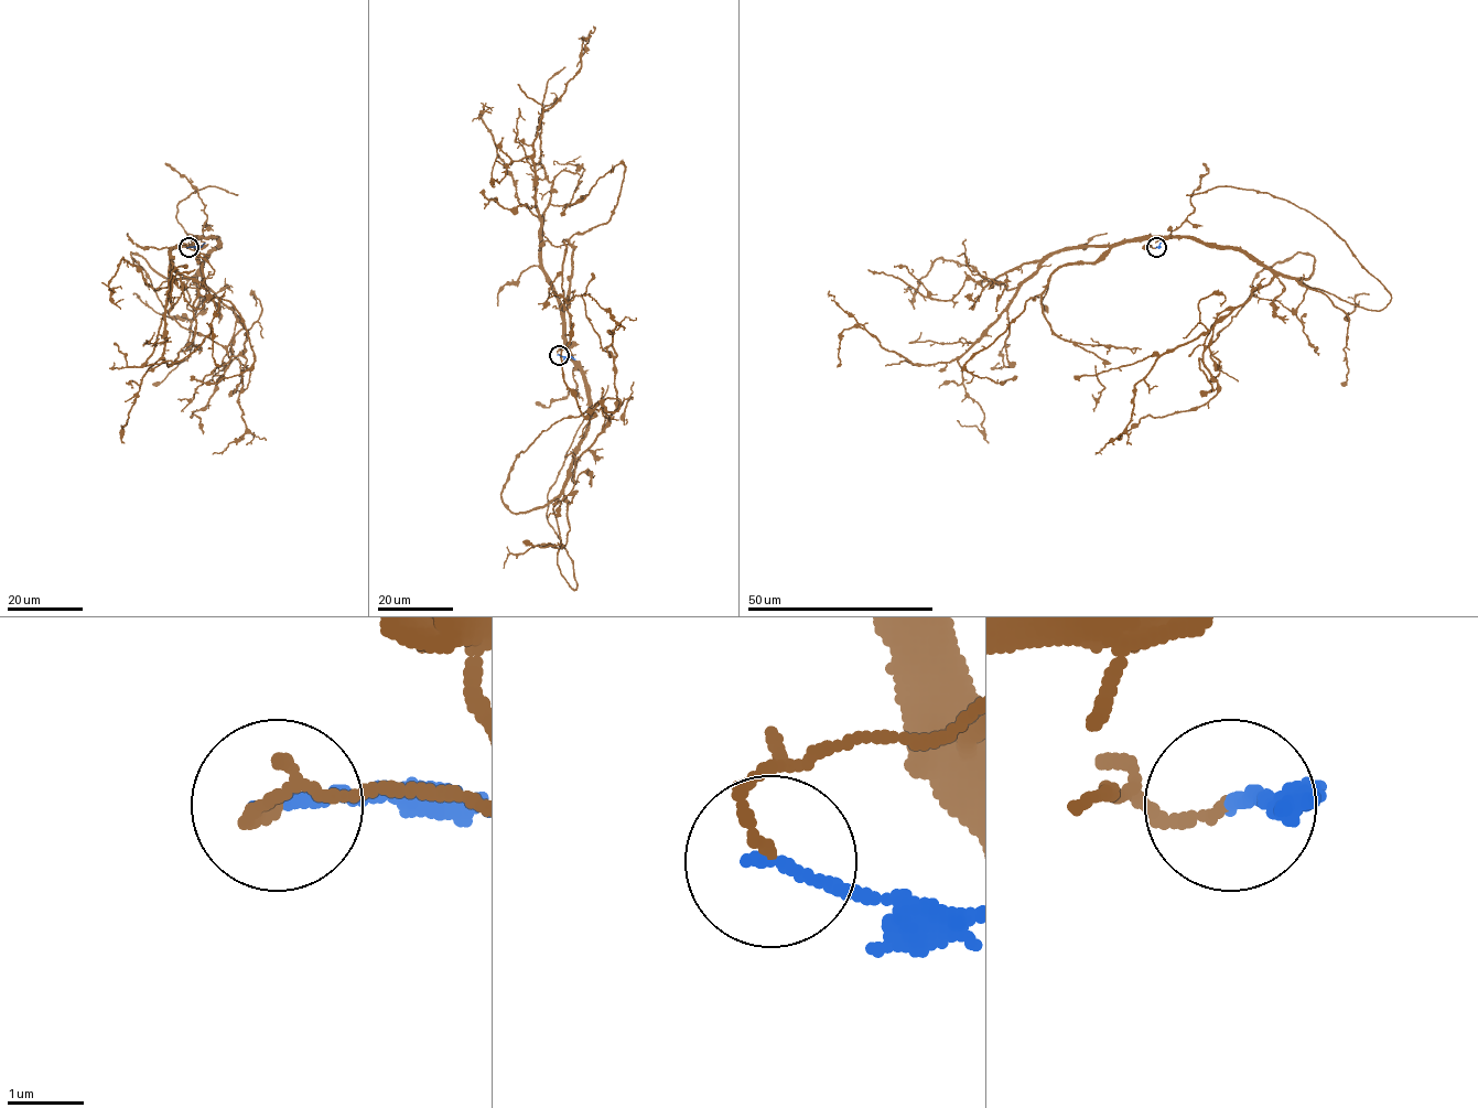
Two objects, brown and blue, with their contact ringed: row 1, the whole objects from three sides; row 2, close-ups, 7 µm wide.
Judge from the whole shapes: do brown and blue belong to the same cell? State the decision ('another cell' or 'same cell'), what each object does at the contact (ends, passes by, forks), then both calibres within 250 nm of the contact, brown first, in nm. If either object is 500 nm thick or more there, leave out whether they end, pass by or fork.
another cell; brown ends; blue ends; calibres 120 and 150 nm

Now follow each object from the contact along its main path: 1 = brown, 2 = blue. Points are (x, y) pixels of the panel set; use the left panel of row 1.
1: (187, 247), (218, 244), (183, 287), (190, 310), (206, 284), (176, 205), (206, 186), (237, 195)
2: (187, 247), (200, 247), (205, 243)

